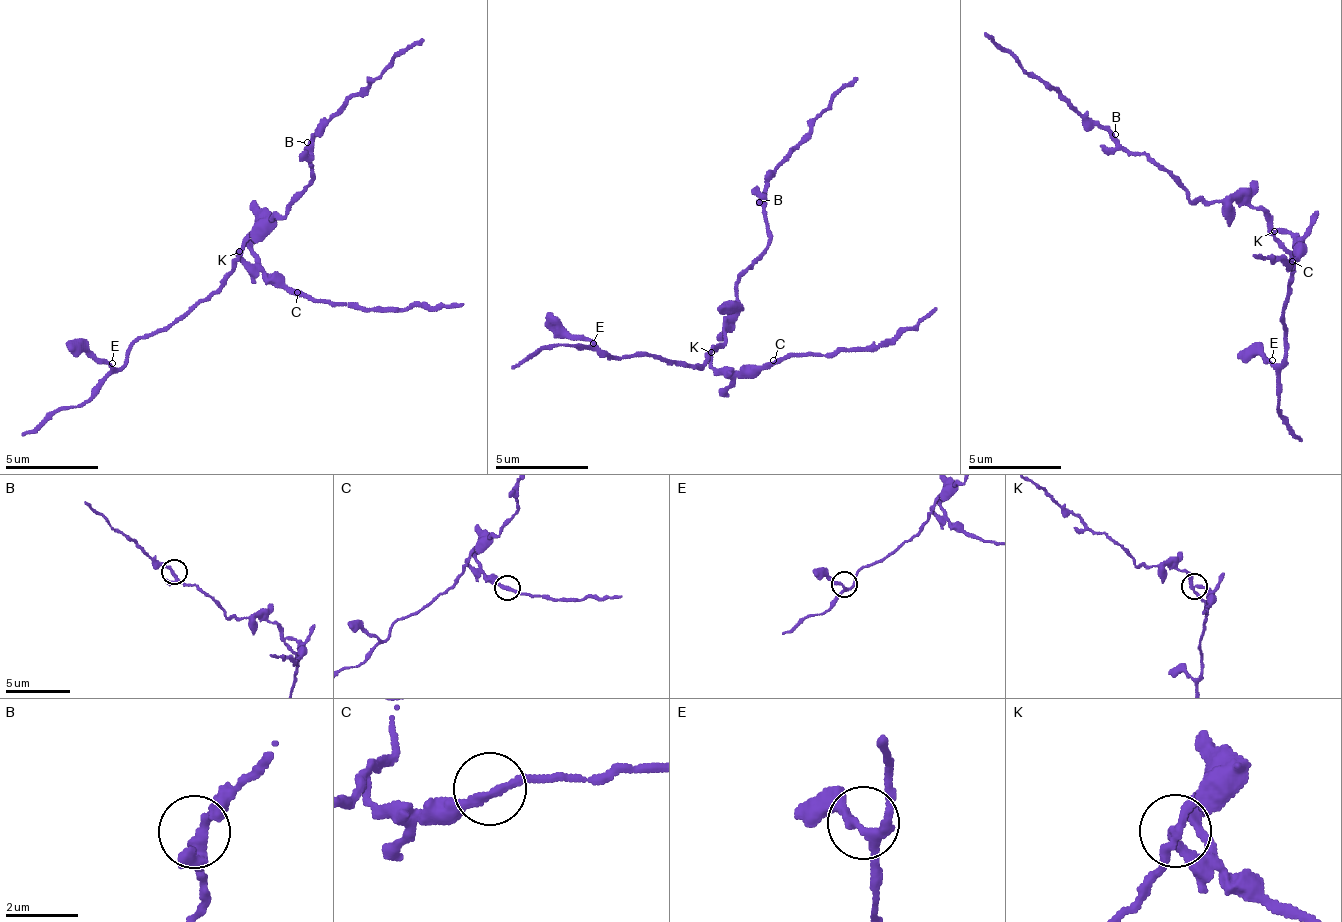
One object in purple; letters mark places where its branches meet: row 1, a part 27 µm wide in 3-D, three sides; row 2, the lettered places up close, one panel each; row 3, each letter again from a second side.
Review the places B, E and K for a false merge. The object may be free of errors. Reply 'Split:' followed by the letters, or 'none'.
Split: K

